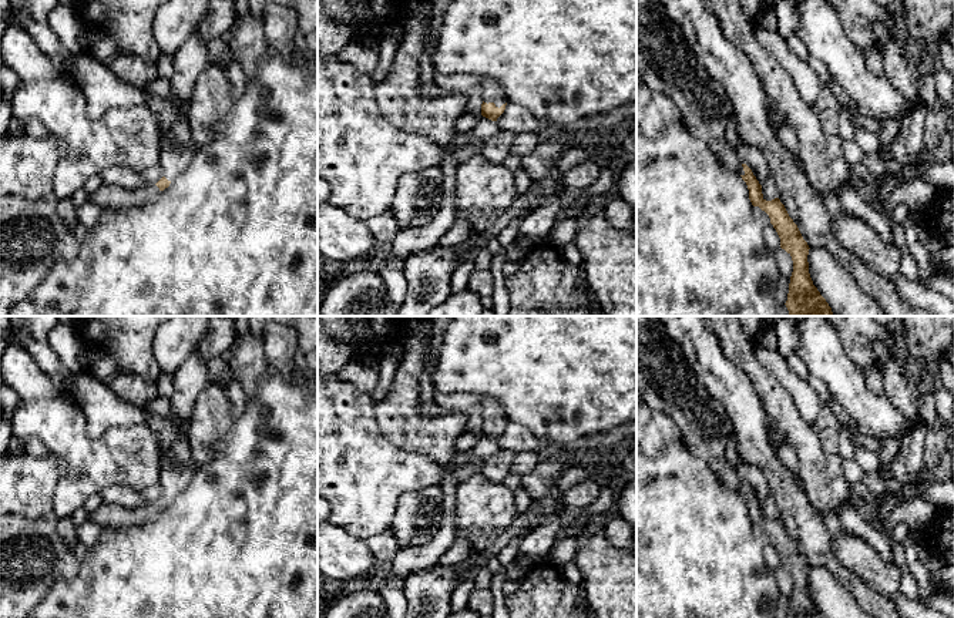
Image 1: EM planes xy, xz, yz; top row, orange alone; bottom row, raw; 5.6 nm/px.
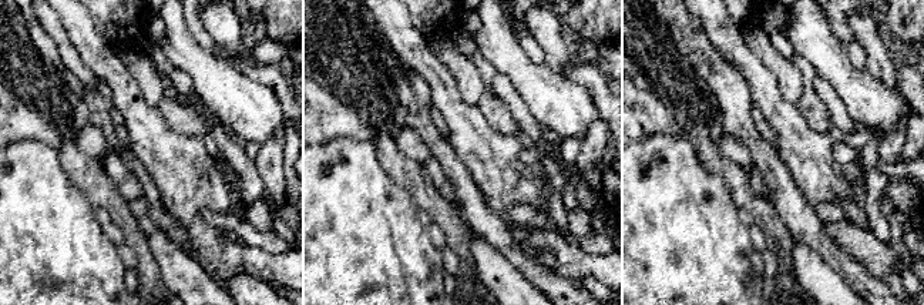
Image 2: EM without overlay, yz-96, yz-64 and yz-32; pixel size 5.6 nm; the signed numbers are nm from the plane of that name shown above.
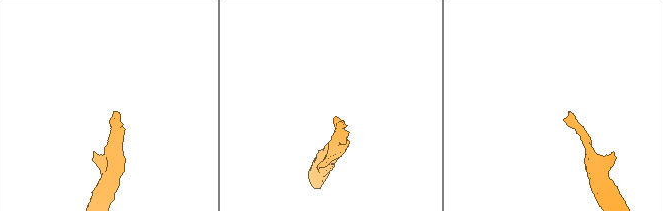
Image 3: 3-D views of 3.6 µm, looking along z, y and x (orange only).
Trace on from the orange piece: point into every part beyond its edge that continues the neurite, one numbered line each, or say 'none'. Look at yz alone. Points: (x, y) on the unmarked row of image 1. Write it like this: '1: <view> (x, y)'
1: yz (665, 379)

